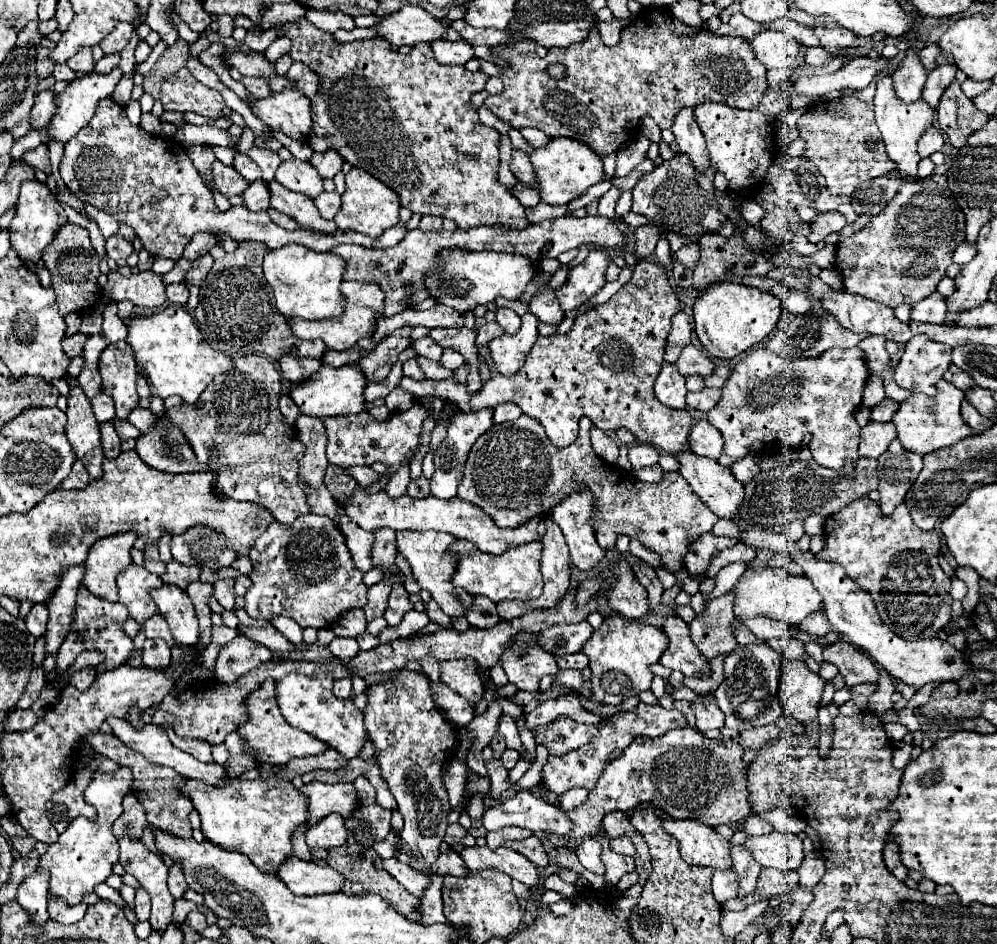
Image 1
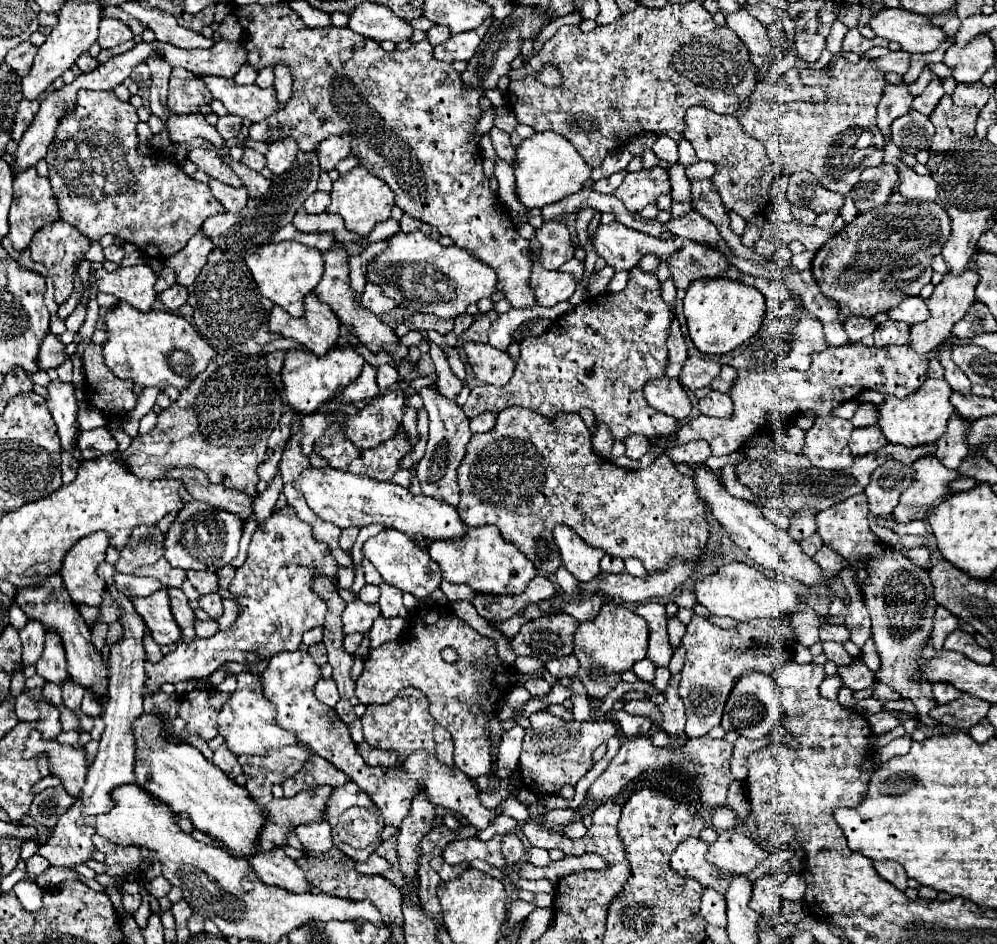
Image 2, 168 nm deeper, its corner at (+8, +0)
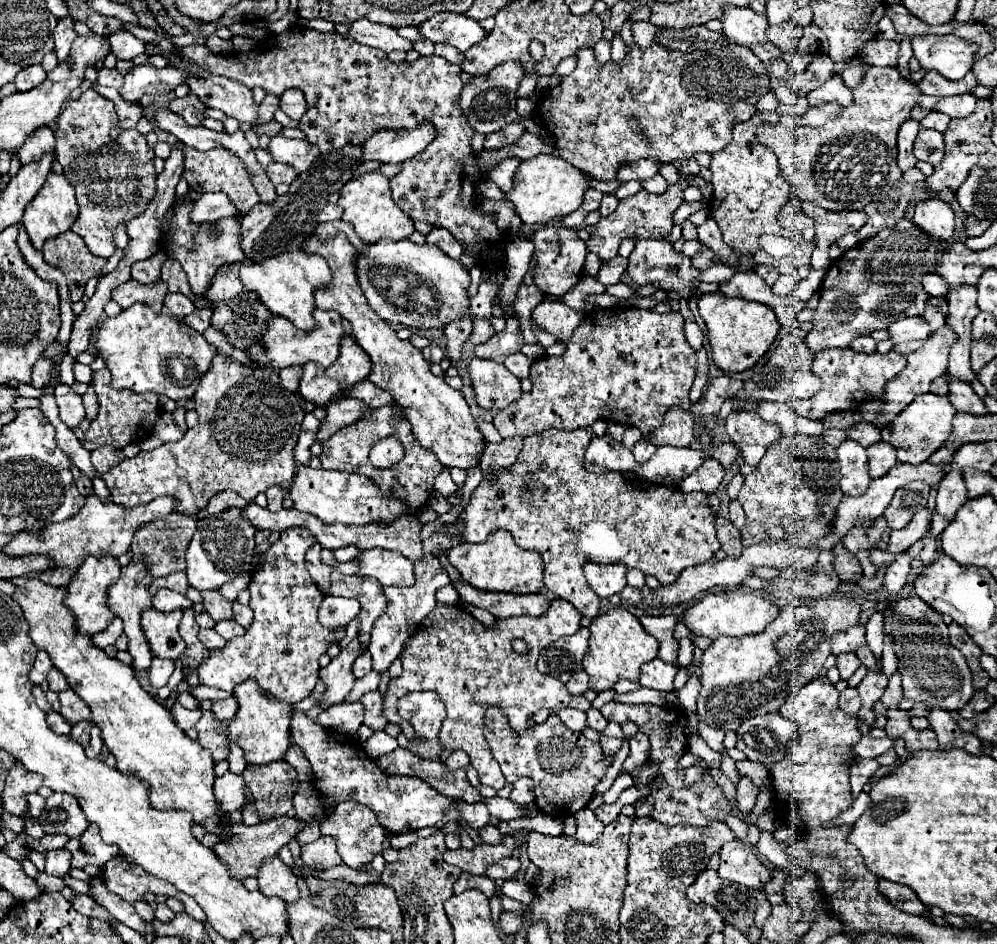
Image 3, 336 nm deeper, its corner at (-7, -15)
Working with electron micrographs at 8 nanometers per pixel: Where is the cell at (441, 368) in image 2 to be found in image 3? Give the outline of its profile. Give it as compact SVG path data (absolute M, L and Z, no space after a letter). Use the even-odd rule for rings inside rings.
M478 421L478 428L482 431L482 434L487 442L499 443L503 440L492 423Z

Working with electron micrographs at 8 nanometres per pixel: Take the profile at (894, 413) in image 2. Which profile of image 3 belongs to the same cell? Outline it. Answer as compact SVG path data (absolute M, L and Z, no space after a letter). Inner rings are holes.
M926 393L916 397L896 419L882 429L882 441L894 445L898 449L898 461L900 463L910 463L910 465L920 465L924 463L950 435L952 419L956 415L956 409L950 405L946 395L934 395Z

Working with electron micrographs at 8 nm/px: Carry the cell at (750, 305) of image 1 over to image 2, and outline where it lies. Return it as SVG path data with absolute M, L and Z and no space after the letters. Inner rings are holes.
M727 278L697 280L683 298L683 310L695 348L703 354L725 354L741 346L761 328L765 318L765 296L753 286Z

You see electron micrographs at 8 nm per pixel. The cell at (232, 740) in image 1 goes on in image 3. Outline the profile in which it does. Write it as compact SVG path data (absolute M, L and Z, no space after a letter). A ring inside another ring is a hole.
M226 773L222 777L218 777L214 781L214 795L216 795L216 803L220 803L220 811L224 811L226 815L240 809L244 803L244 791L246 783L242 779L242 775L234 775L234 773Z

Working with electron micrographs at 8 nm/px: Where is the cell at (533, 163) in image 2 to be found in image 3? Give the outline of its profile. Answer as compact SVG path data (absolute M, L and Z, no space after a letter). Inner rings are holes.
M536 155L532 159L520 161L514 177L512 189L504 193L504 199L514 203L516 215L526 225L548 223L558 215L568 215L580 207L586 189L590 187L582 171L558 155Z

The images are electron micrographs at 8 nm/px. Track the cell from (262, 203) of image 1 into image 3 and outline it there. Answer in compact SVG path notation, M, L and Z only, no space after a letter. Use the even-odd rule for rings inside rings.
M204 193L198 201L194 201L194 207L190 211L190 223L216 221L230 215L238 217L238 211L224 193Z

